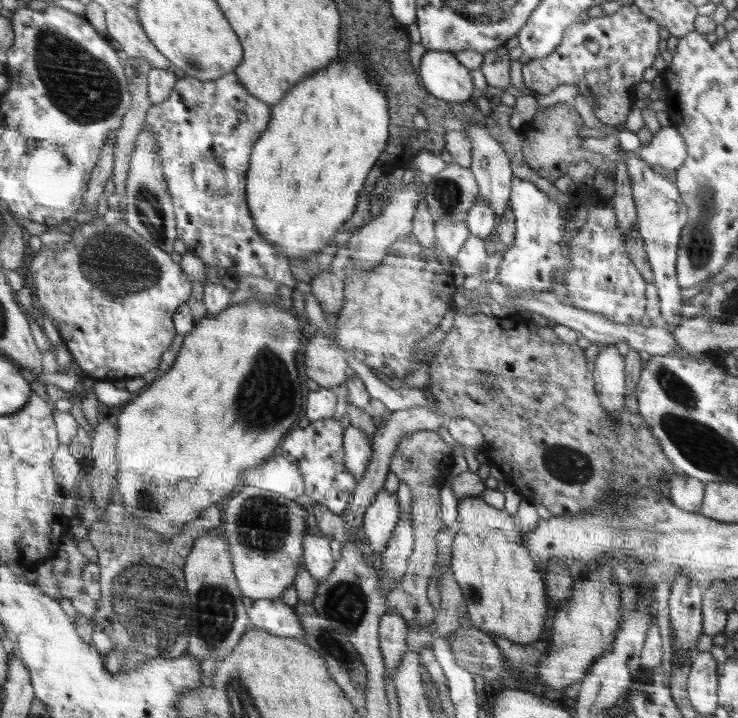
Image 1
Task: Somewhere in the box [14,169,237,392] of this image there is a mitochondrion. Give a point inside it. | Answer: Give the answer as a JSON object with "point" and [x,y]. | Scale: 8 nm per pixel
{"point":[120,265]}

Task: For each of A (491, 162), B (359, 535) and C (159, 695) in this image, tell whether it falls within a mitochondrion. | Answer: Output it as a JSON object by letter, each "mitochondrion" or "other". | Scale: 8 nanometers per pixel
{"A":"other","B":"other","C":"other"}

